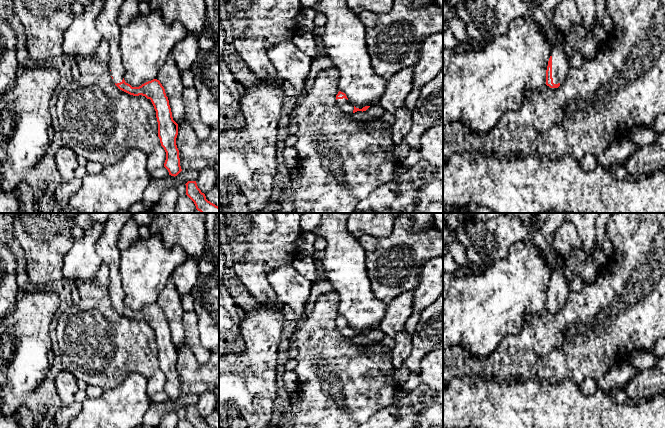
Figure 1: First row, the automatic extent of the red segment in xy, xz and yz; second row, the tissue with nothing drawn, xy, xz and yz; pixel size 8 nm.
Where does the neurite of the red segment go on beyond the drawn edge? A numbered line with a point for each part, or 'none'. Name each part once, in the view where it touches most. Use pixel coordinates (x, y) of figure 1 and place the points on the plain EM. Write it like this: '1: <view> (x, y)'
1: yz (542, 240)

